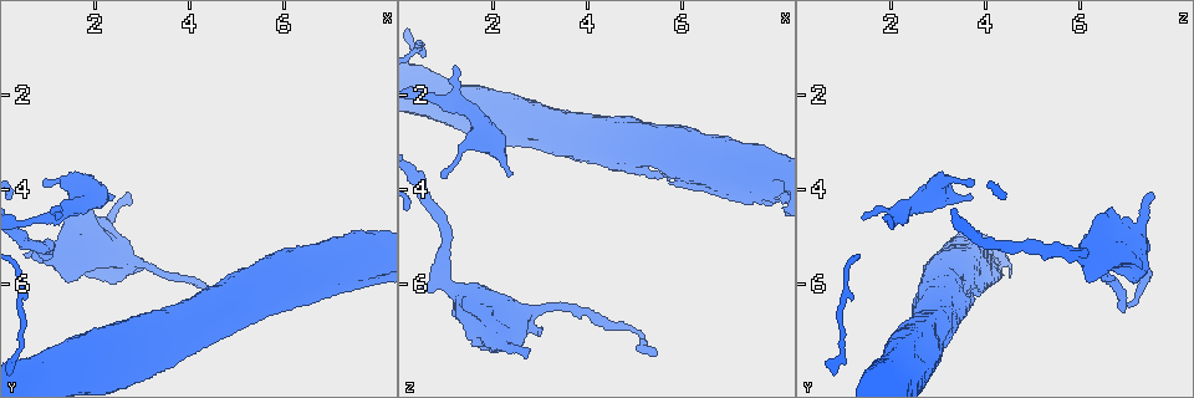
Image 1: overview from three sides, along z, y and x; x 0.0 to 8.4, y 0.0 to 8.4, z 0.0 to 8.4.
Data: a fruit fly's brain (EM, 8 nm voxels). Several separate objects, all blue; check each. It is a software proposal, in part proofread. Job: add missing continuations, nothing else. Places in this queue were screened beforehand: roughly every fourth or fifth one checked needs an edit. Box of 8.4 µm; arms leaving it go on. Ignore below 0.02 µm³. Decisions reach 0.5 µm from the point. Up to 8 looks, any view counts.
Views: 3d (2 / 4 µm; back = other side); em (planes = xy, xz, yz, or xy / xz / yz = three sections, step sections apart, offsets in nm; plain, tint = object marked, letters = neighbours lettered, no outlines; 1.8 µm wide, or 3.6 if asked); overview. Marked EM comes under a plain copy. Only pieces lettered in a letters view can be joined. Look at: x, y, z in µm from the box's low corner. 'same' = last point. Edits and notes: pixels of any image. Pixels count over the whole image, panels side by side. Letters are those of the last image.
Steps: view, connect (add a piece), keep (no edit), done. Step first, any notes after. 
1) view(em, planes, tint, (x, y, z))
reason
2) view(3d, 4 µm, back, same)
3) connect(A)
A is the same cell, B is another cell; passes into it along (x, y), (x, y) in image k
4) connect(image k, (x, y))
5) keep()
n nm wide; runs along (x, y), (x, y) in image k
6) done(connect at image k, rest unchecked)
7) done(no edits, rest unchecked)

view(3d, 2 µm, back, (2.70, 4.05, 7.55))
free end

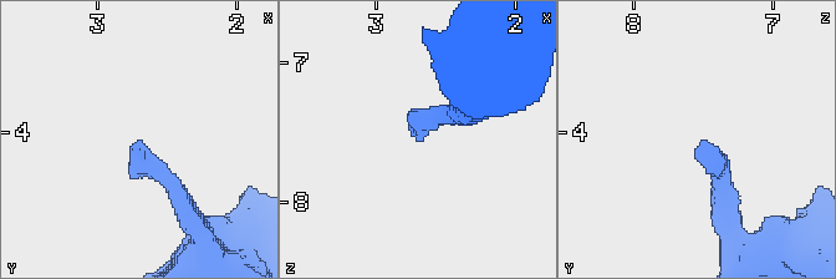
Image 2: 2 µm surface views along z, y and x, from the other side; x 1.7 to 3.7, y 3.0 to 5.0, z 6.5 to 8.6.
view(em, xz, step 8, letters, (2.70, 4.10, 7.56))

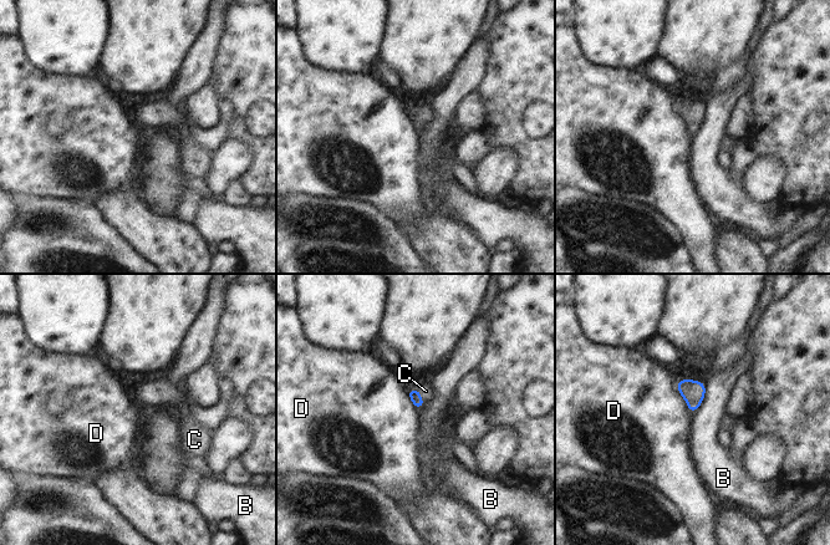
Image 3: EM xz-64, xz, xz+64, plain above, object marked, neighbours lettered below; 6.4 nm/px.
connect(C)
D touches over 240 nm; C is the same cell, B and D are other cells; it goes on there

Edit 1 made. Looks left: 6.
view(3d, 4 µm, (1.10, 5.35, 6.00))
thick turns thin

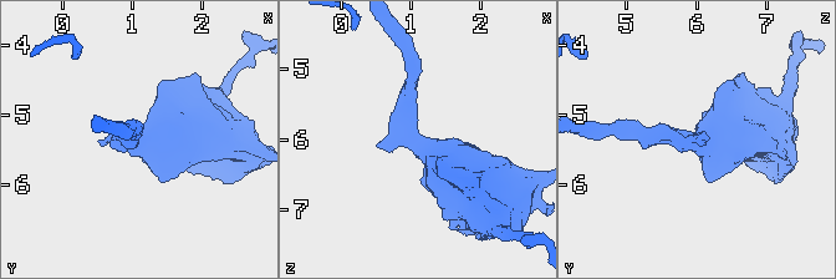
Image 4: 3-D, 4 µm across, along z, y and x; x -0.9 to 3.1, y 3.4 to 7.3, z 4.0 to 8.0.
view(em, planes, letters, (1.10, 5.35, 6.05))

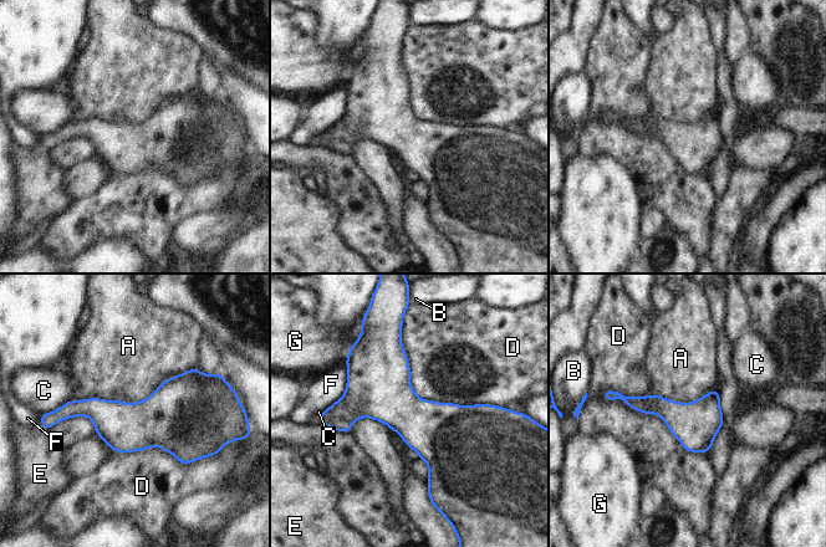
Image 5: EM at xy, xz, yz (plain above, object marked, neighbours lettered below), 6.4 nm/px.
keep()
A, B, C, D, E, F and G are other cells; no lettered piece goes on from it

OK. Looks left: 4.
view(em, xz, step 4, letters, (2.40, 4.20, 3.70))
an open end

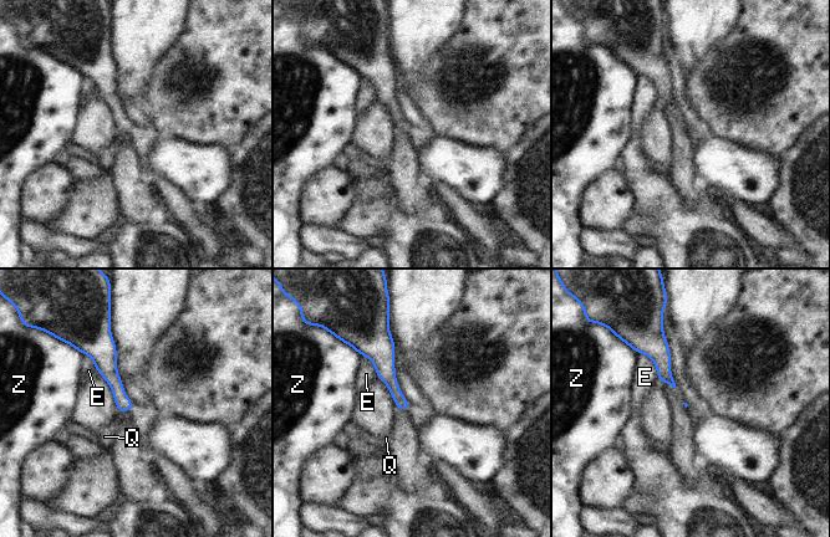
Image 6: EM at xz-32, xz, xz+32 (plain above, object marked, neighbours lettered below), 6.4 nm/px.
view(em, planes, letters, same)
another direction

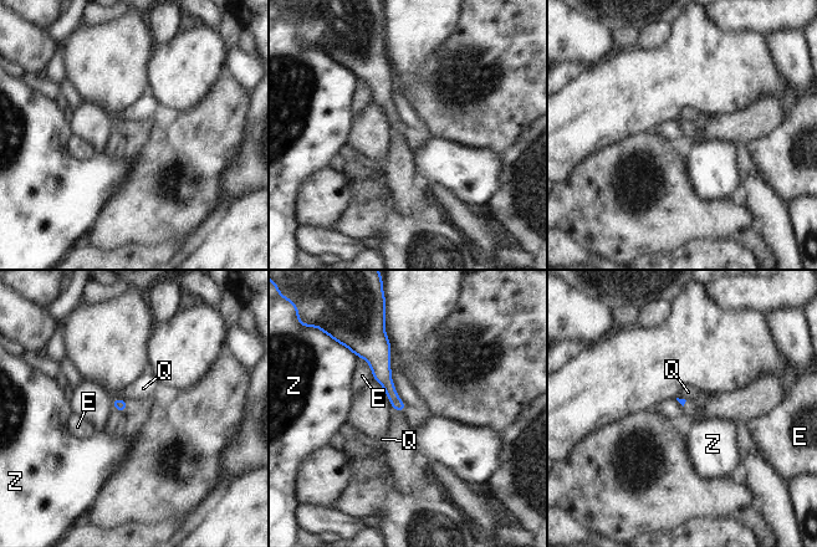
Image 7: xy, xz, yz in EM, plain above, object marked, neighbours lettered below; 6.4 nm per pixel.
keep()
E touches over 170 nm; E, Q and Z are other cells; runs along (382, 340), (382, 376), (401, 408) in image 7; no lettered piece goes on from it

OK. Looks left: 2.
done(connect at image 3, rest unchecked)

